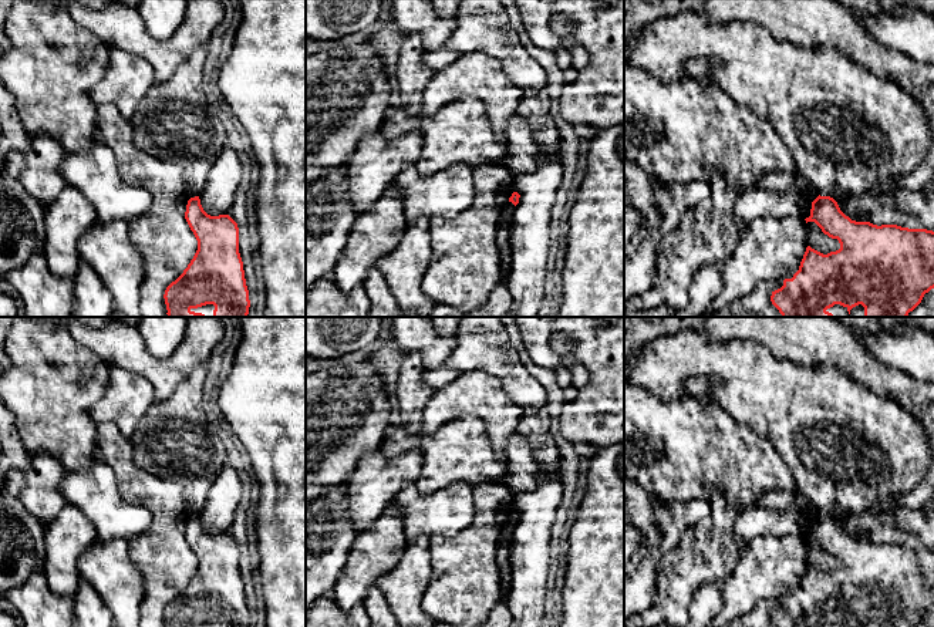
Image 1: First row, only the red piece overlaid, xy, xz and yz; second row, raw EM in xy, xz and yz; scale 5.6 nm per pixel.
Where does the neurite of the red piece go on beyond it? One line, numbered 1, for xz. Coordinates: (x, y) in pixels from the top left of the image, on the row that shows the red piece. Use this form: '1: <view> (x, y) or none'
1: none

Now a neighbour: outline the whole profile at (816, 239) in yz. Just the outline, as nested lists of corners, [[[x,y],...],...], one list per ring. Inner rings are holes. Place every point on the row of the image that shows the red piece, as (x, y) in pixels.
[[[807,222],[806,226],[807,226],[807,246],[823,254],[840,249],[839,240],[825,235],[815,222]]]

